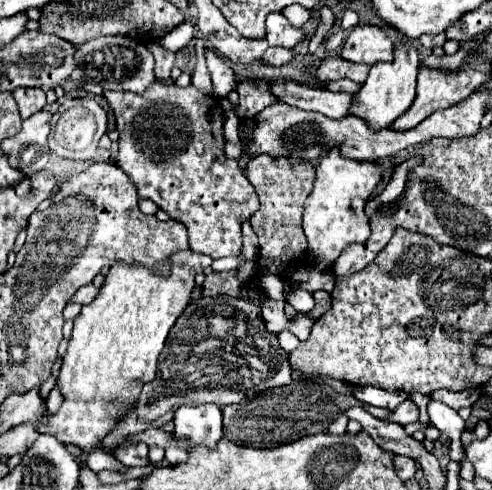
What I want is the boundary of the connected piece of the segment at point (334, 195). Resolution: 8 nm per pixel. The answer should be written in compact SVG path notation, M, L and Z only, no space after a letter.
M340 145L320 159L316 169L316 183L304 205L304 233L308 237L310 265L318 271L328 269L342 249L350 243L364 243L370 235L368 217L364 213L366 201L382 181L382 171L374 161L356 161L340 155Z

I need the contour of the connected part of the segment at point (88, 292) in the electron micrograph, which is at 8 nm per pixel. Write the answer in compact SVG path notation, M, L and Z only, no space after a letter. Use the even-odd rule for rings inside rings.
M90 283L90 285L84 285L82 289L78 289L78 293L72 297L72 301L80 303L80 305L88 305L92 299L96 299L96 293L98 293L98 287L94 287Z

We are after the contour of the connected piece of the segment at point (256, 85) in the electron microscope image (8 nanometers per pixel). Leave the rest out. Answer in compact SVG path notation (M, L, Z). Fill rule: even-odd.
M242 81L238 85L238 95L240 95L240 105L236 109L238 117L244 119L254 119L254 115L258 115L264 107L276 103L278 99L270 93L270 81Z

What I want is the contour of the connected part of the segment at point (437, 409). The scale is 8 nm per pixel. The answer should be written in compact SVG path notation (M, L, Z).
M430 401L428 415L430 415L432 425L440 429L440 433L448 435L452 441L460 441L460 435L466 429L466 421L454 409L450 409L448 405L440 401Z

